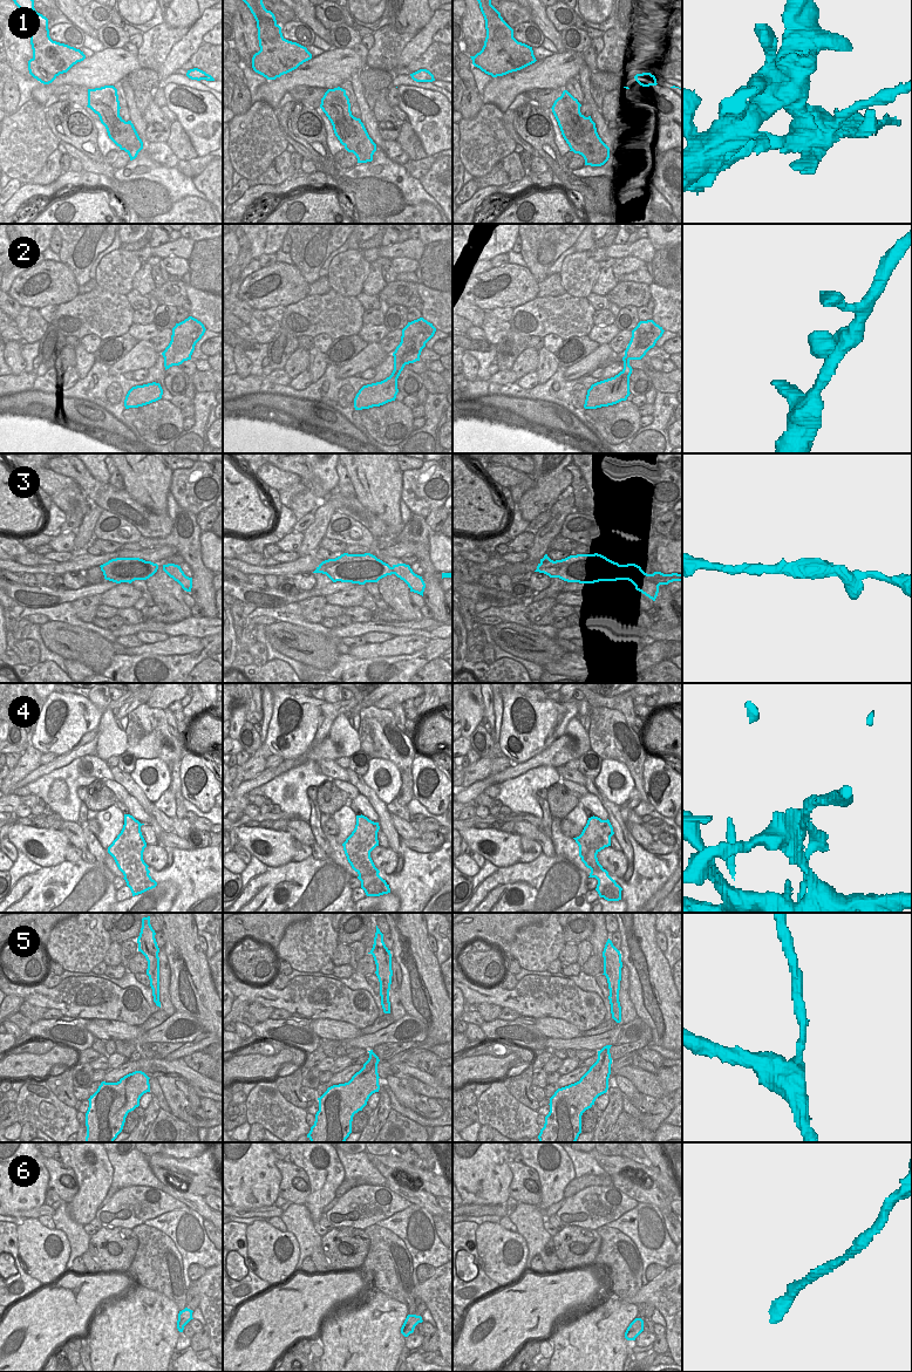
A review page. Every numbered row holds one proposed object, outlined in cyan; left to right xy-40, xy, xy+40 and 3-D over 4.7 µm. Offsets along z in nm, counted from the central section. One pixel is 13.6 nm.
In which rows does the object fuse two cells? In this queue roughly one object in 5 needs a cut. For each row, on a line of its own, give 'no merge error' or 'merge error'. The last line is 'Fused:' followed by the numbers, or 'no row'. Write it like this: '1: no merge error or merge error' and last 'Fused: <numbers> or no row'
1: merge error
2: no merge error
3: no merge error
4: merge error
5: no merge error
6: no merge error
Fused: 1, 4

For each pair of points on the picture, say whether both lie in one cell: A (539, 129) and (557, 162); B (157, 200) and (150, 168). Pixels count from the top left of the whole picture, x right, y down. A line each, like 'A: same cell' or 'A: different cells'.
A: same cell
B: different cells

